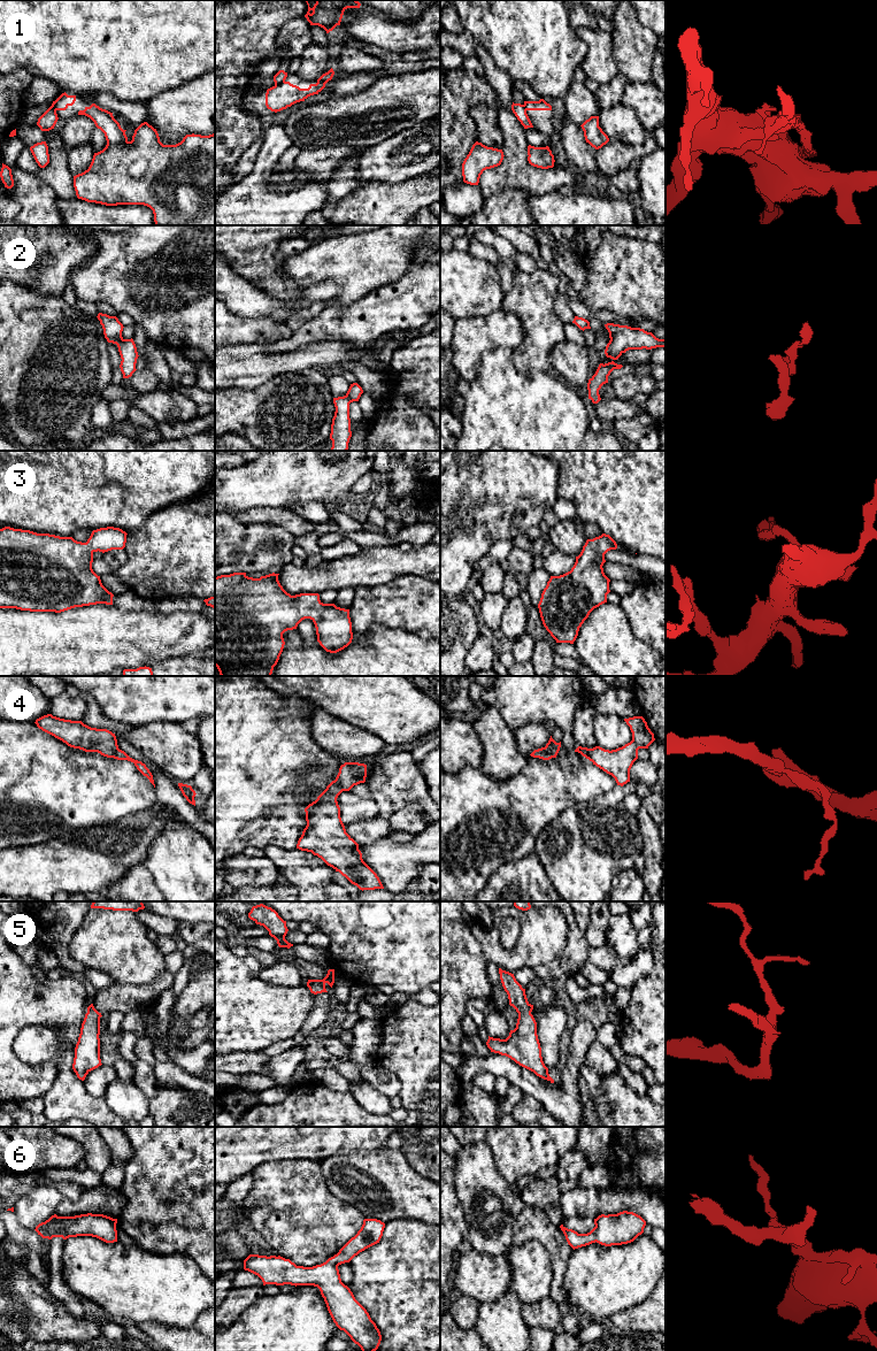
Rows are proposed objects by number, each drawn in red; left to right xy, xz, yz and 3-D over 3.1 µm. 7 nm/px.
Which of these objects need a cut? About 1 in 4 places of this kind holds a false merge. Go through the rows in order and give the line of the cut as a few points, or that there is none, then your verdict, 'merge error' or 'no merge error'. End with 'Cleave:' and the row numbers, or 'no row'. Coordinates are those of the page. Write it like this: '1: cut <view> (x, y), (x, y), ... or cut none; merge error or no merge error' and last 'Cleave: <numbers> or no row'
1: cut xz (284, 79), (275, 85); merge error
2: cut none; no merge error
3: cut none; no merge error
4: cut none; no merge error
5: cut none; no merge error
6: cut none; no merge error
Cleave: 1

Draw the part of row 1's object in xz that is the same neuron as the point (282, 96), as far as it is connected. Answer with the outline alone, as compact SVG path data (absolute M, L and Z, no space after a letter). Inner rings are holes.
M331 68L317 79L316 84L310 84L308 89L300 89L284 80L267 90L266 106L271 112L277 113L297 102L305 101L308 97L318 94L325 87L325 84L332 79L333 75L334 71Z

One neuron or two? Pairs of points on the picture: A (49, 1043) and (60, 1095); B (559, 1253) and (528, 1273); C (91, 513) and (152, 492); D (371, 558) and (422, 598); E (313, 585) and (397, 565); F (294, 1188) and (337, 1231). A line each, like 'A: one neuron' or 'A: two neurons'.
A: one neuron
B: two neurons
C: one neuron
D: two neurons
E: one neuron
F: one neuron

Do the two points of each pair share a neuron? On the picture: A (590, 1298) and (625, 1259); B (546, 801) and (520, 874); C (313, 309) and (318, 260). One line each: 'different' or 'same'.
A: same
B: different
C: different

